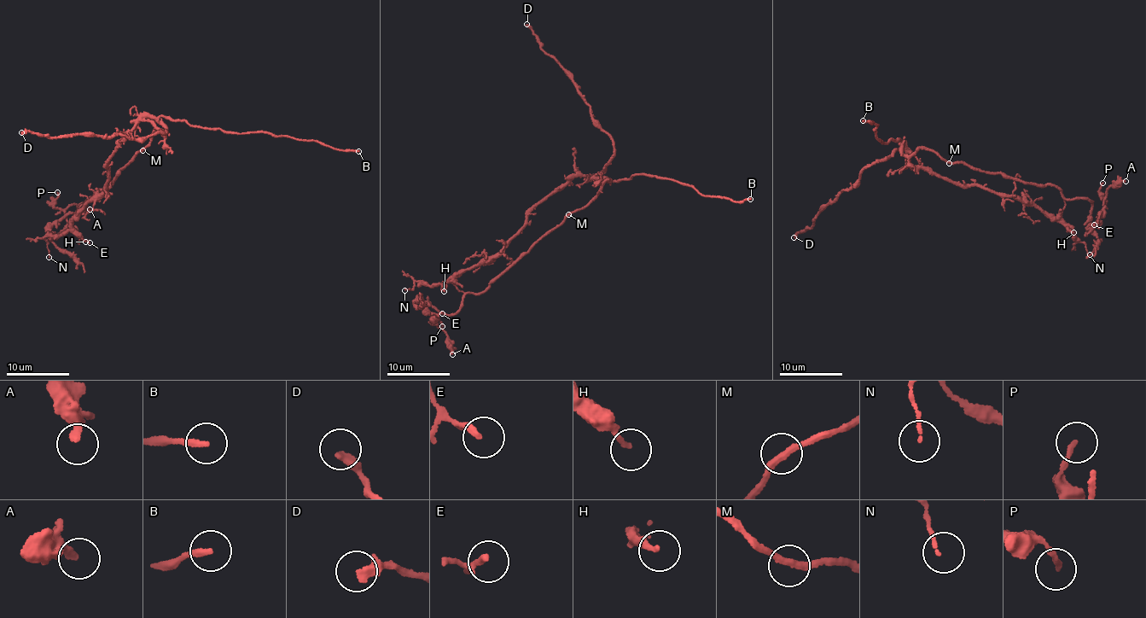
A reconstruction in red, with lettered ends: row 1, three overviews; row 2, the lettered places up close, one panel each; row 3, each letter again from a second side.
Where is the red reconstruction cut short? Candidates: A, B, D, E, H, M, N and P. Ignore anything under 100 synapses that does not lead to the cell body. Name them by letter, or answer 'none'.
B

